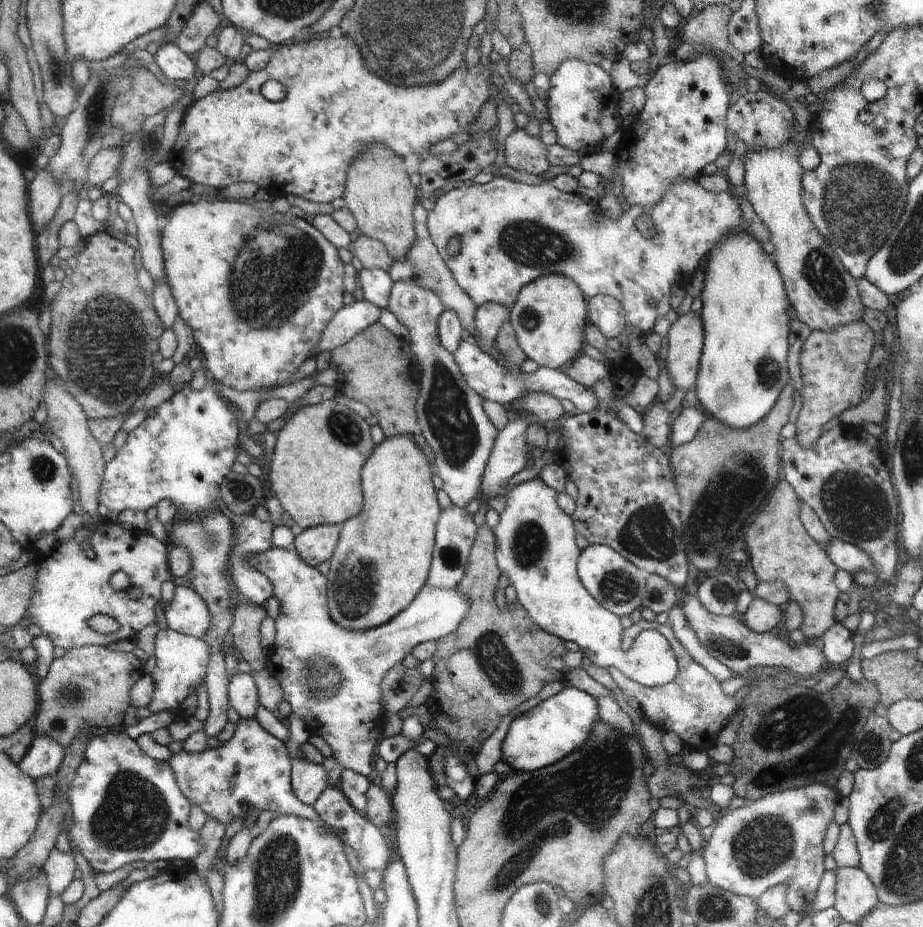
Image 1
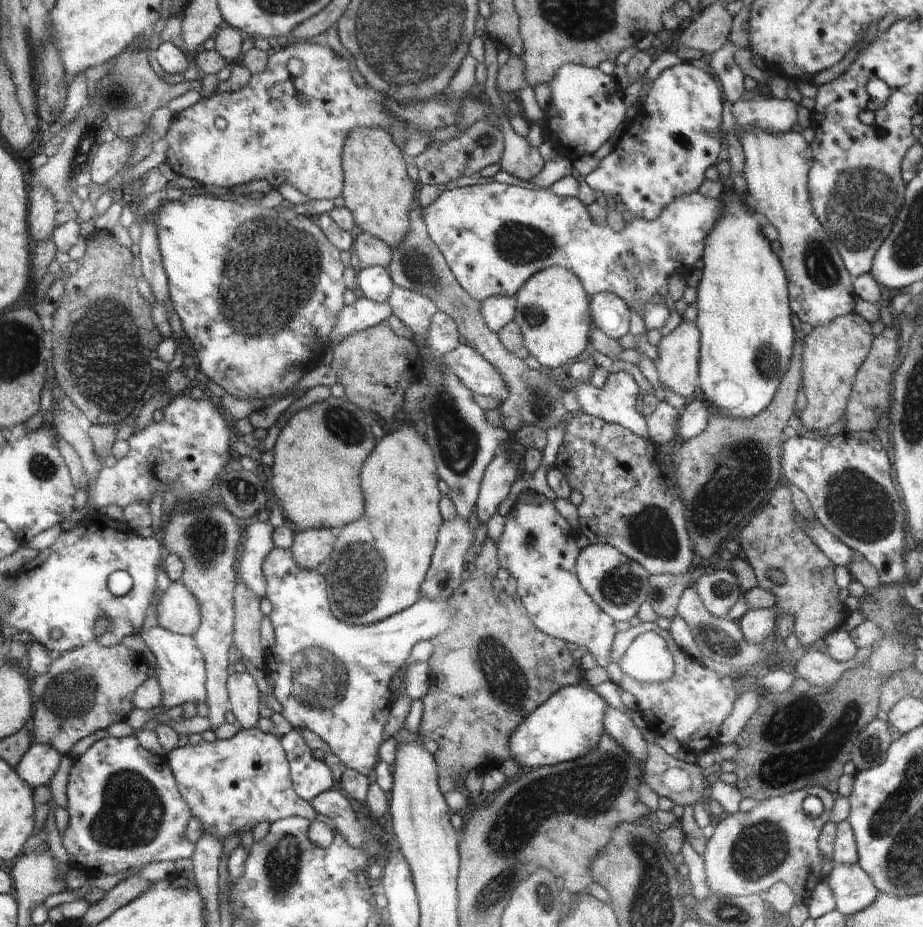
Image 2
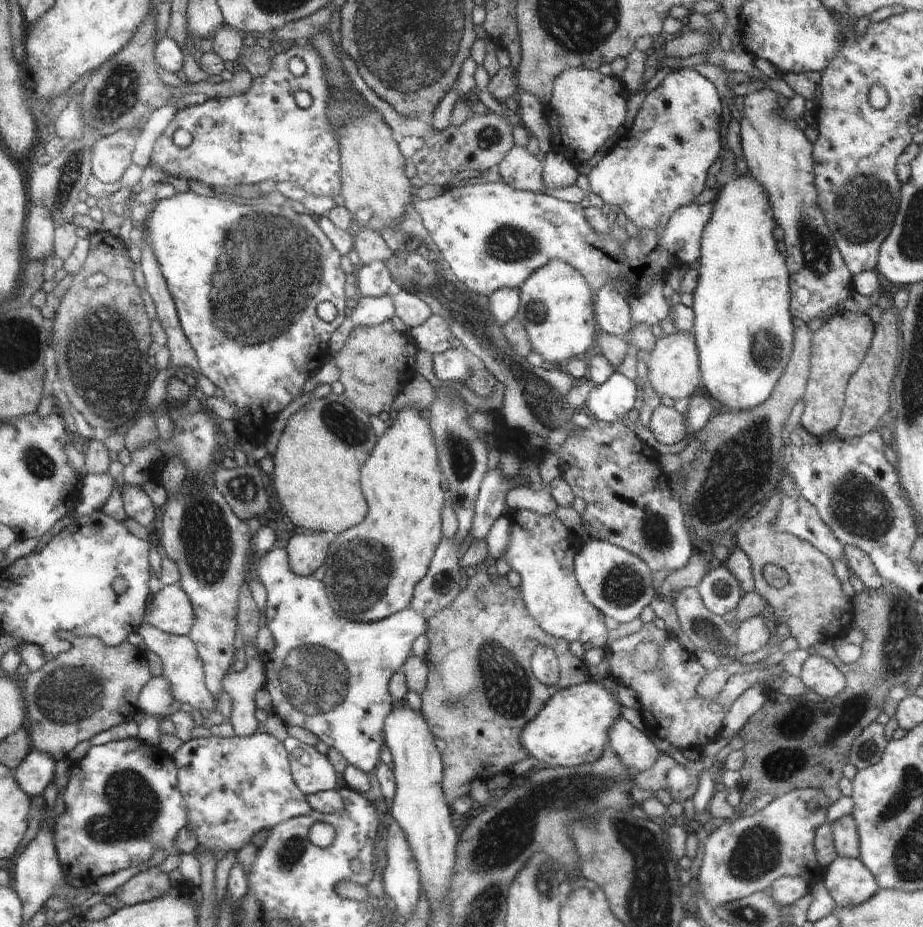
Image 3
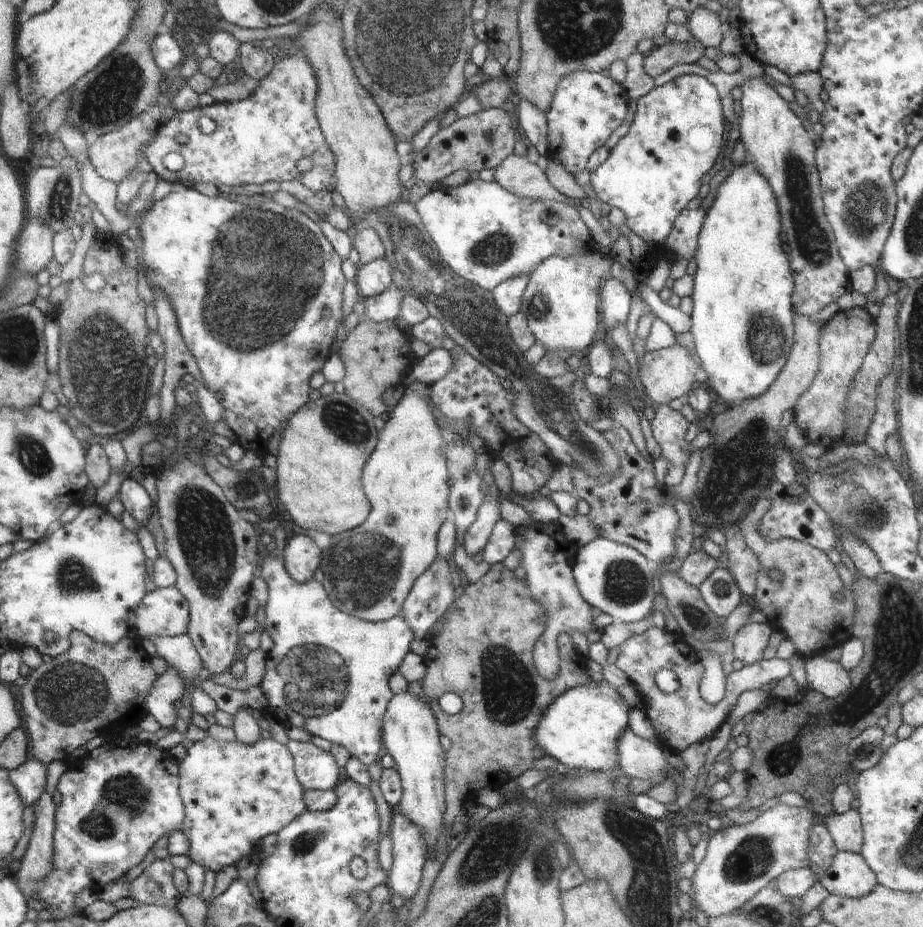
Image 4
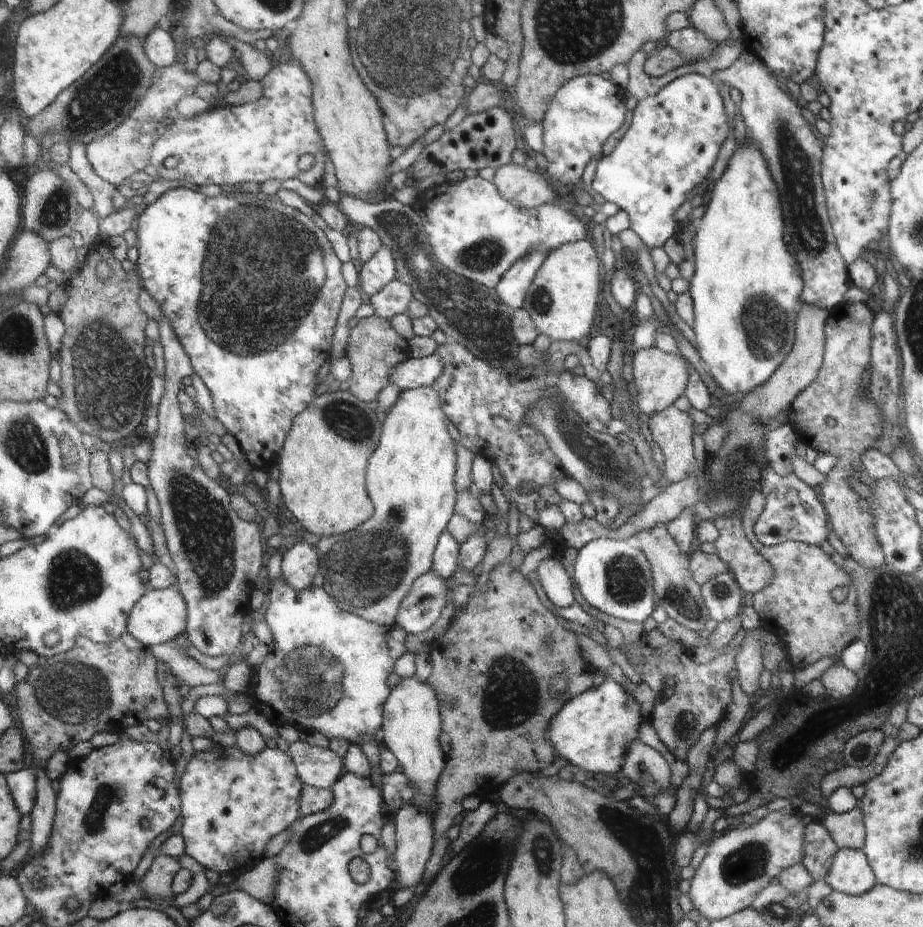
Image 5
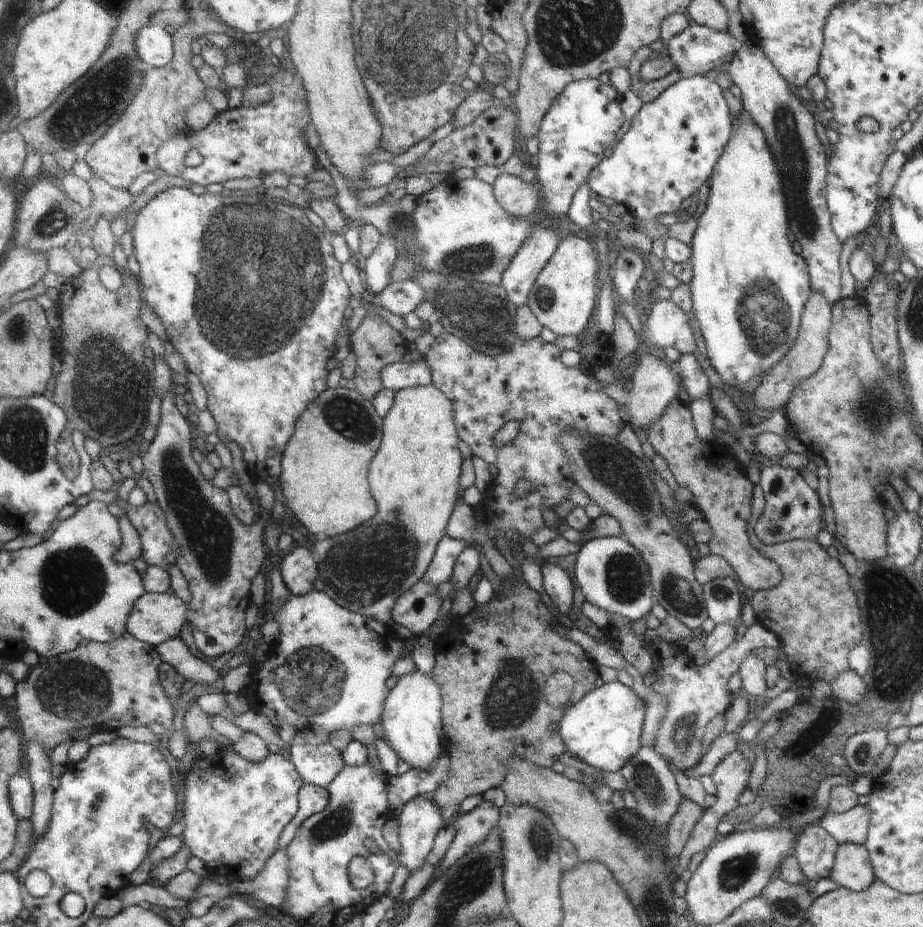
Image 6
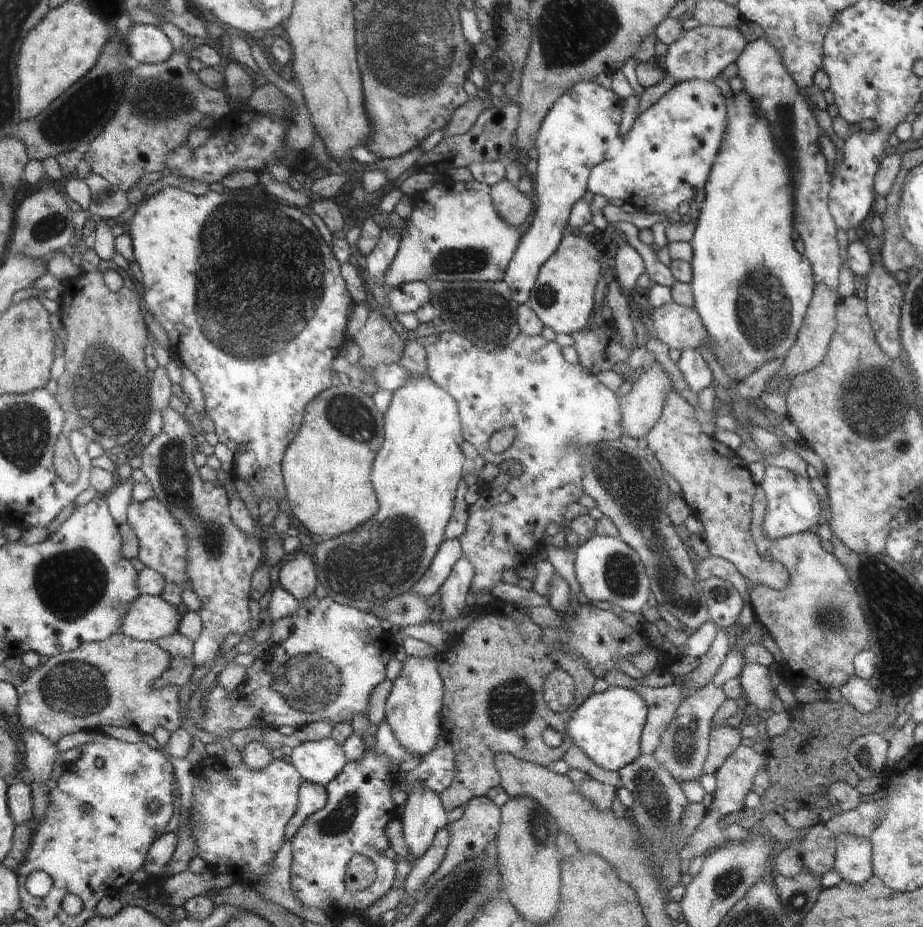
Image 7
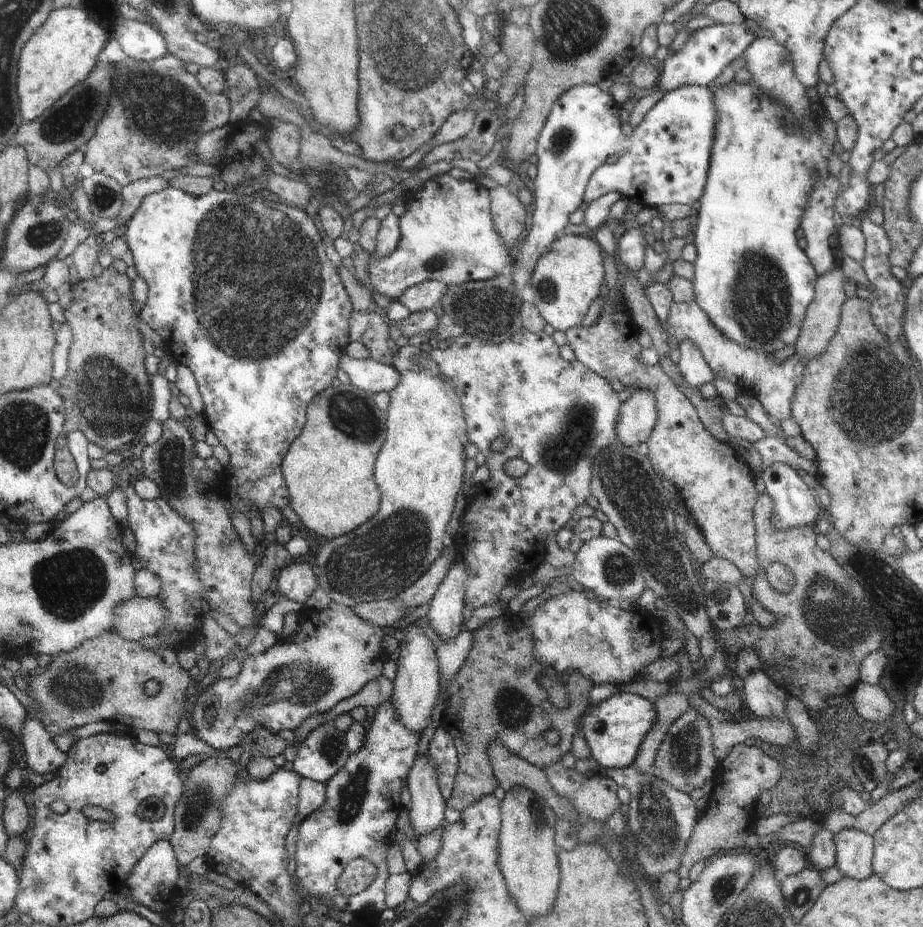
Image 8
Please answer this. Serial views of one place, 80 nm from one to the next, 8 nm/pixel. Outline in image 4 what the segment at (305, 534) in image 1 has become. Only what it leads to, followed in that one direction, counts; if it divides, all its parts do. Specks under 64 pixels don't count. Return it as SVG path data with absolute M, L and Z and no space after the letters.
M294 535L290 540L284 540L283 556L285 569L298 583L314 579L314 572L322 562L322 550L314 540L306 535Z

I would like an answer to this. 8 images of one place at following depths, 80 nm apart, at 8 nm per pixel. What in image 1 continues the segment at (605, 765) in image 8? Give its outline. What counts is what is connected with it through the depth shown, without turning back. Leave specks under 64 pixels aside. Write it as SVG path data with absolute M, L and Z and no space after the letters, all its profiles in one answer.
M565 687L562 692L540 702L526 713L514 718L502 742L501 761L516 773L536 772L550 764L561 762L570 752L582 748L590 737L594 722L600 718L598 703L590 694L573 687Z

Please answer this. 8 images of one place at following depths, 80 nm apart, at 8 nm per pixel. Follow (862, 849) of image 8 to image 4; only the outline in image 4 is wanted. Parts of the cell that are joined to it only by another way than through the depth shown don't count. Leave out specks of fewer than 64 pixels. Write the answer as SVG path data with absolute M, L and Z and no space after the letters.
M837 851L826 873L817 877L830 895L859 899L878 885L869 863L860 853Z

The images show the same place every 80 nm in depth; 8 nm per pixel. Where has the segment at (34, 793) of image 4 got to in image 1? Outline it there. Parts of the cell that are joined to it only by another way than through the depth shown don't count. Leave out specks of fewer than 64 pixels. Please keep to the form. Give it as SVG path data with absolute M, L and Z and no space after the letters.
M37 734L37 738L24 762L20 764L26 774L38 781L46 776L59 777L59 771L65 762L67 749L56 738Z

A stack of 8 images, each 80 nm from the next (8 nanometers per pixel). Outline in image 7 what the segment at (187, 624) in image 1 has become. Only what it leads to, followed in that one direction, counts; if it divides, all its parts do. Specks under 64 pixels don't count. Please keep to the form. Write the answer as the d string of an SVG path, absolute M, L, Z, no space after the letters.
M142 595L129 606L121 632L139 641L152 641L170 636L178 630L182 614L160 595Z

